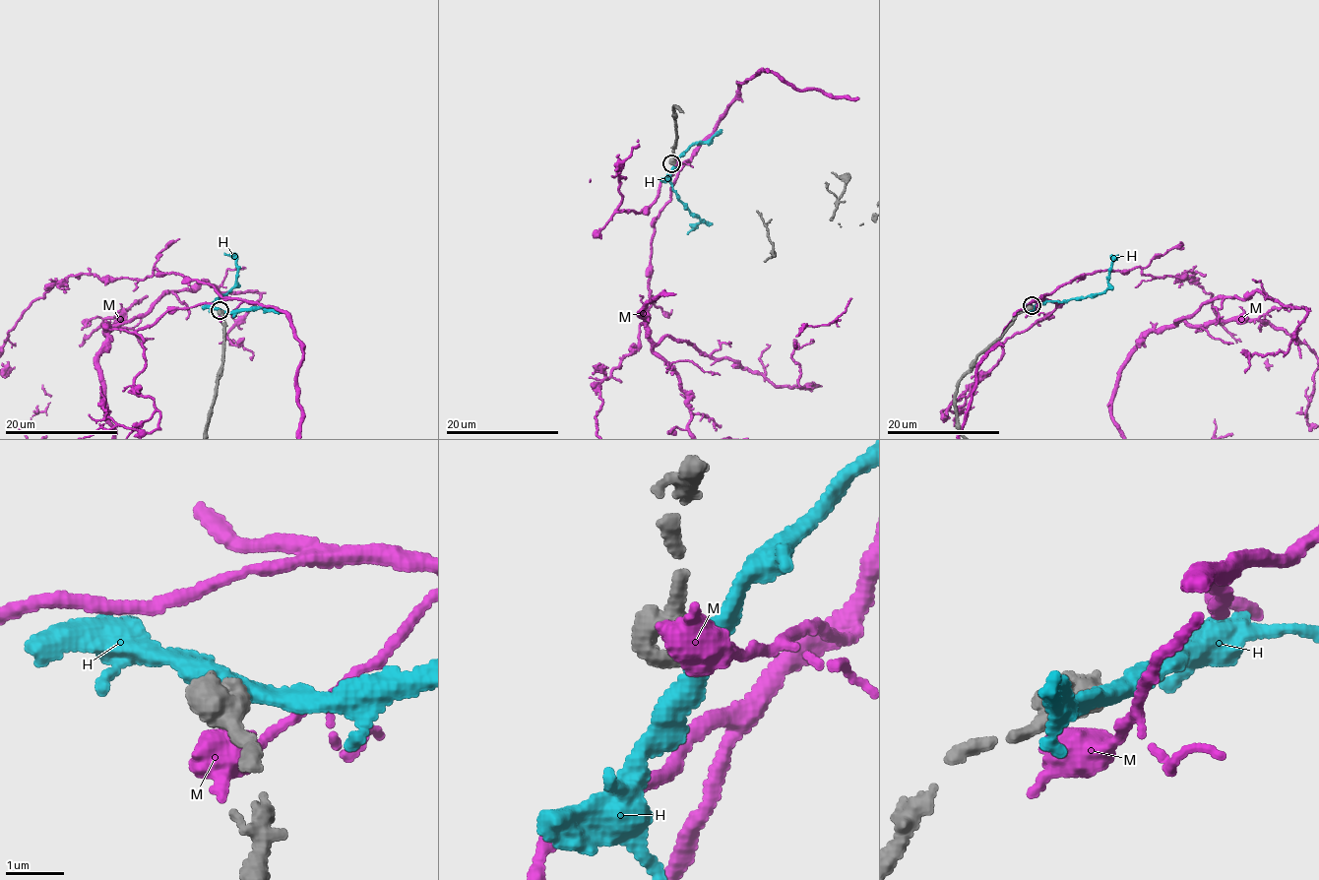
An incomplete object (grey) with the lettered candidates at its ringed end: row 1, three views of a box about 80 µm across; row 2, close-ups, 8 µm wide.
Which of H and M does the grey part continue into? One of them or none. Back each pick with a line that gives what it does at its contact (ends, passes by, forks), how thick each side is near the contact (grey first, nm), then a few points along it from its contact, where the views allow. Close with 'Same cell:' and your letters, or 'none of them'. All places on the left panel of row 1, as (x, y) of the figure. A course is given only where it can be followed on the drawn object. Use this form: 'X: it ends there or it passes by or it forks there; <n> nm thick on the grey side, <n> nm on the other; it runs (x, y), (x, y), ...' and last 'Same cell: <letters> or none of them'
Same cell: none of them

